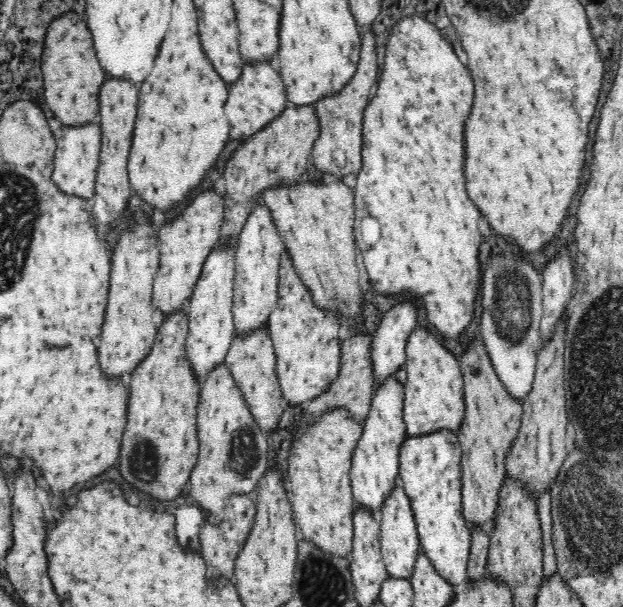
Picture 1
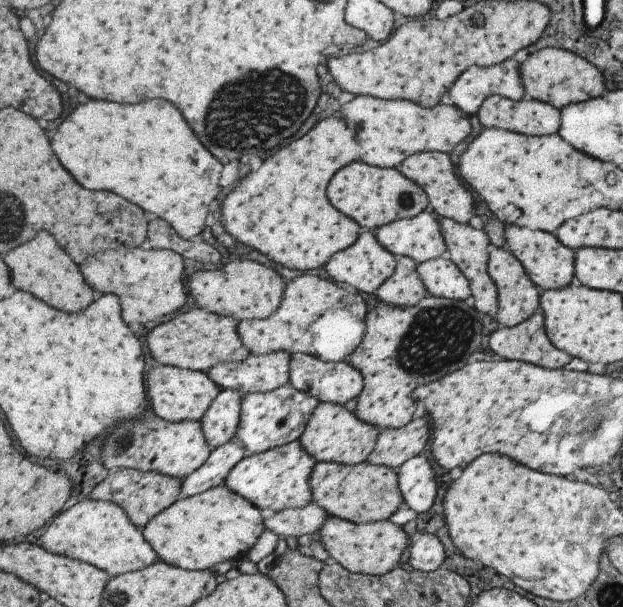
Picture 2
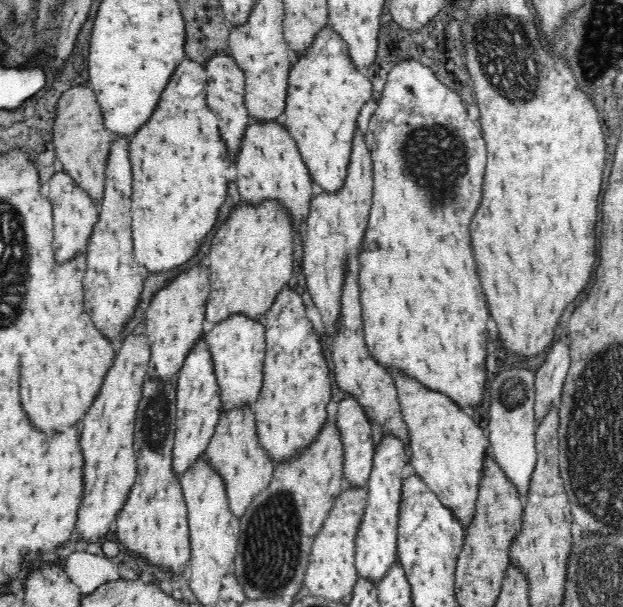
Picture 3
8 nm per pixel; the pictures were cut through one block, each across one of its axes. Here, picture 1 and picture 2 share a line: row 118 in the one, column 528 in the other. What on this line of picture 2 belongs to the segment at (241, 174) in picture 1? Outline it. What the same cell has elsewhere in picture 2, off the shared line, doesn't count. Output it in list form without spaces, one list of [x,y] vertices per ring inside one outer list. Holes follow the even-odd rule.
[[[507,246],[495,247],[491,253],[490,271],[498,284],[500,305],[495,315],[500,326],[514,327],[530,319],[541,308],[543,289],[535,284],[524,264]]]

